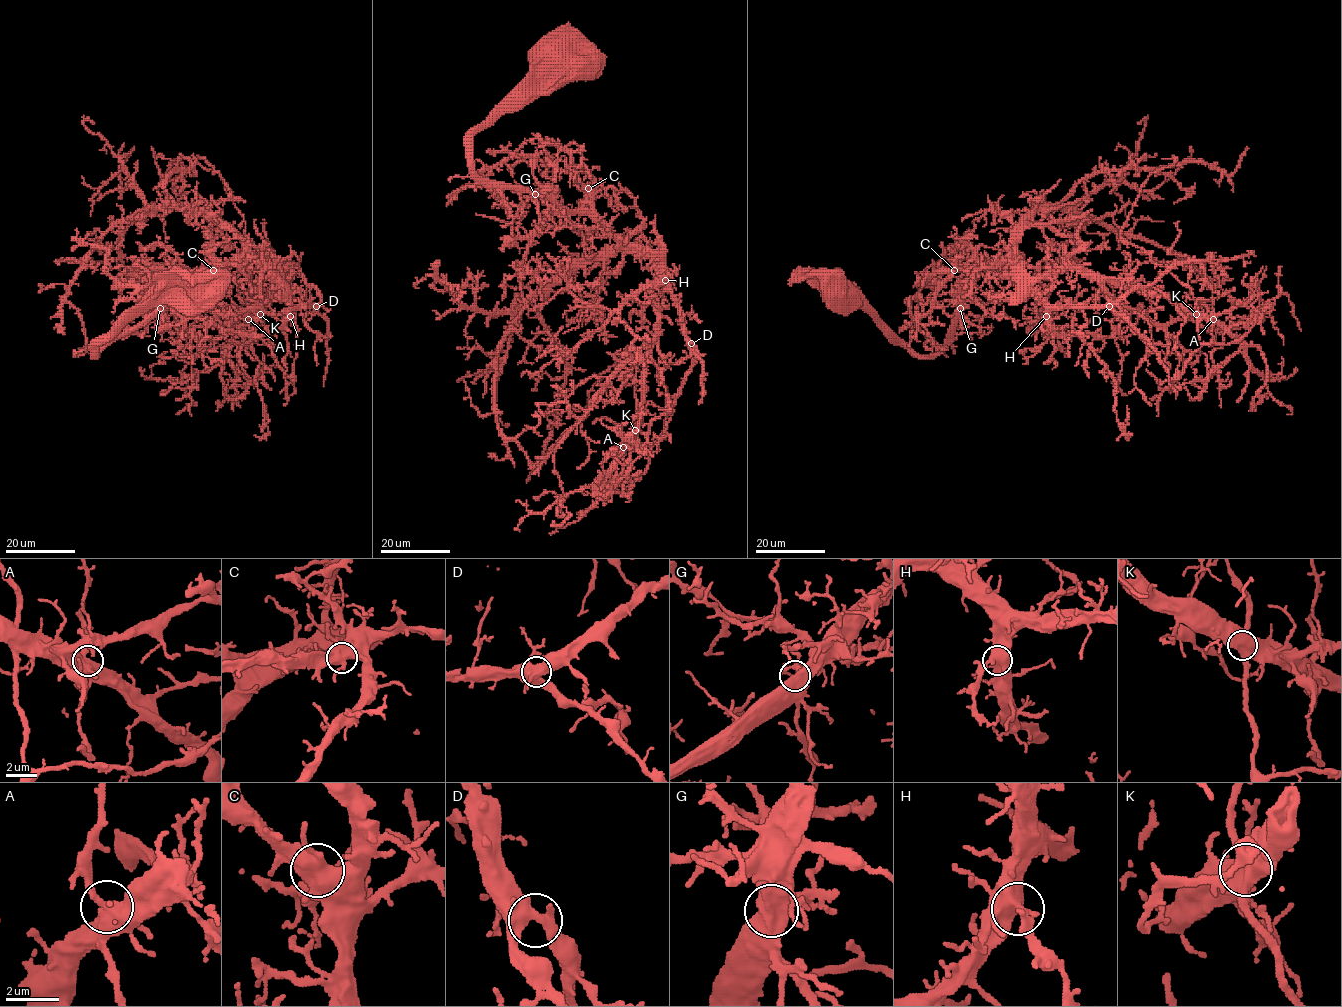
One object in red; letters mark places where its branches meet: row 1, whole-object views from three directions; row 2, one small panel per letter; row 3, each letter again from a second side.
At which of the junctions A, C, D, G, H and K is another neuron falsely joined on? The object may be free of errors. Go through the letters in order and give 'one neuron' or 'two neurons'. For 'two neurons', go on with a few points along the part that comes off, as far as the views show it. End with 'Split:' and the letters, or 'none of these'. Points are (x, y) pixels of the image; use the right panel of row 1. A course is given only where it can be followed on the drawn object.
A: one neuron
C: one neuron
D: one neuron
G: one neuron
H: one neuron
K: two neurons; foreign part runs (1196, 314), (1197, 302), (1188, 287), (1120, 237), (1140, 186), (1176, 157), (1162, 158)
Split: K

